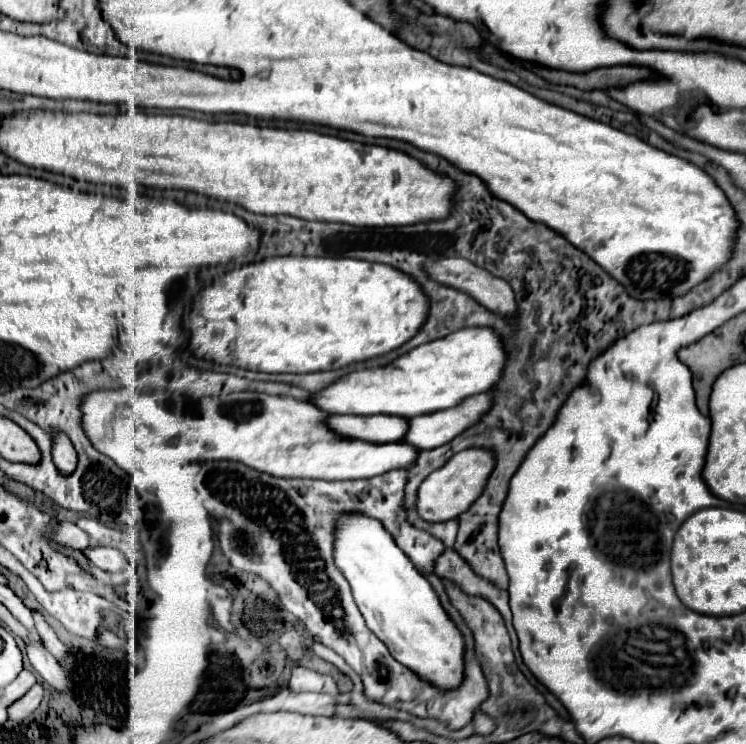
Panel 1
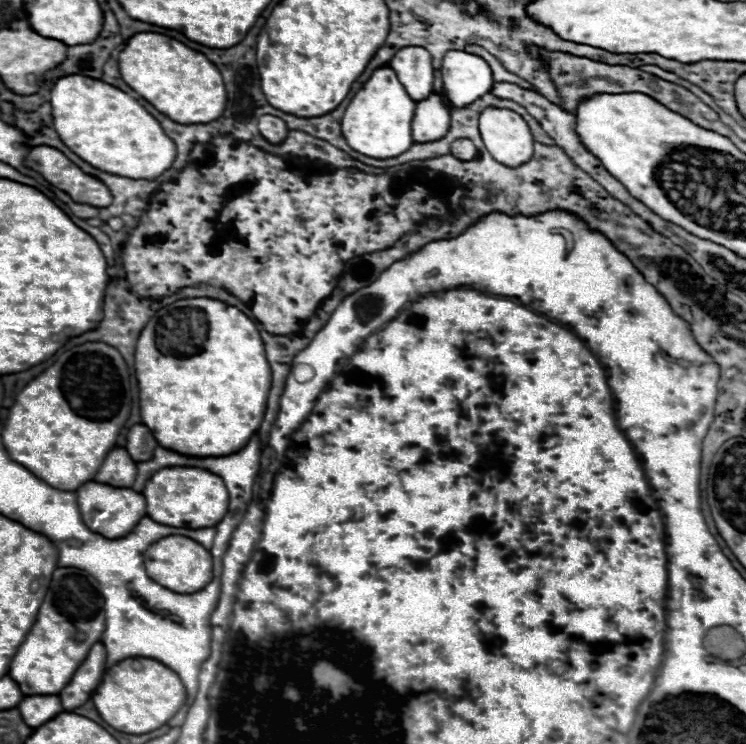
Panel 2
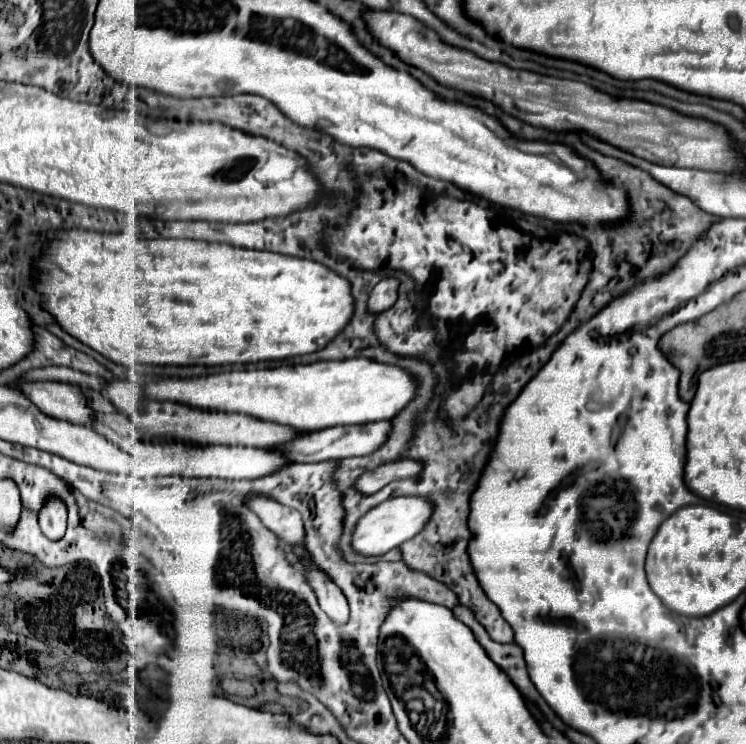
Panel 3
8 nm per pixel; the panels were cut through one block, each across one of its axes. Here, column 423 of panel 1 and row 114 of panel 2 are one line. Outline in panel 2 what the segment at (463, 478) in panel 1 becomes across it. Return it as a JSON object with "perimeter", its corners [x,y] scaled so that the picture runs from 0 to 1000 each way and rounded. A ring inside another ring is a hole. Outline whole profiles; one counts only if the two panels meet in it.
{"perimeter":[[[654,145],[643,156],[649,196],[676,223],[700,223],[716,207],[716,185],[705,161],[684,148]]]}

